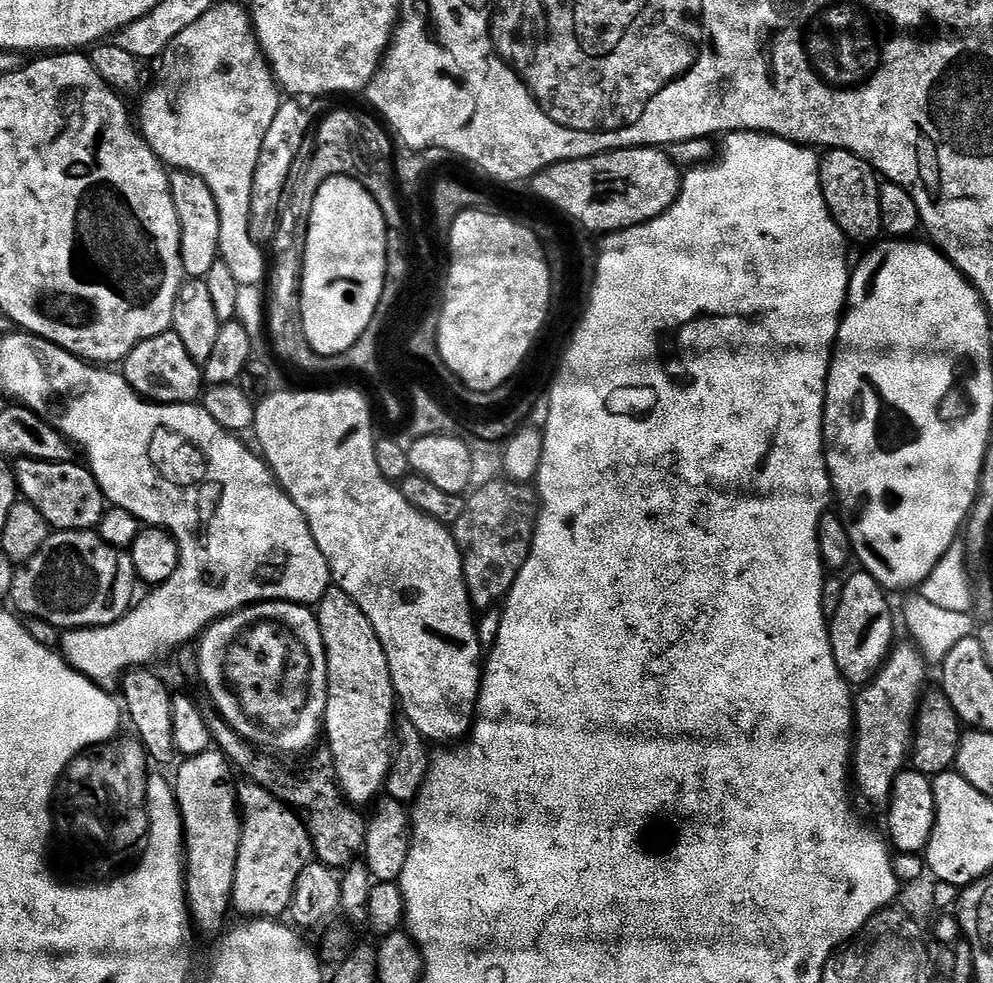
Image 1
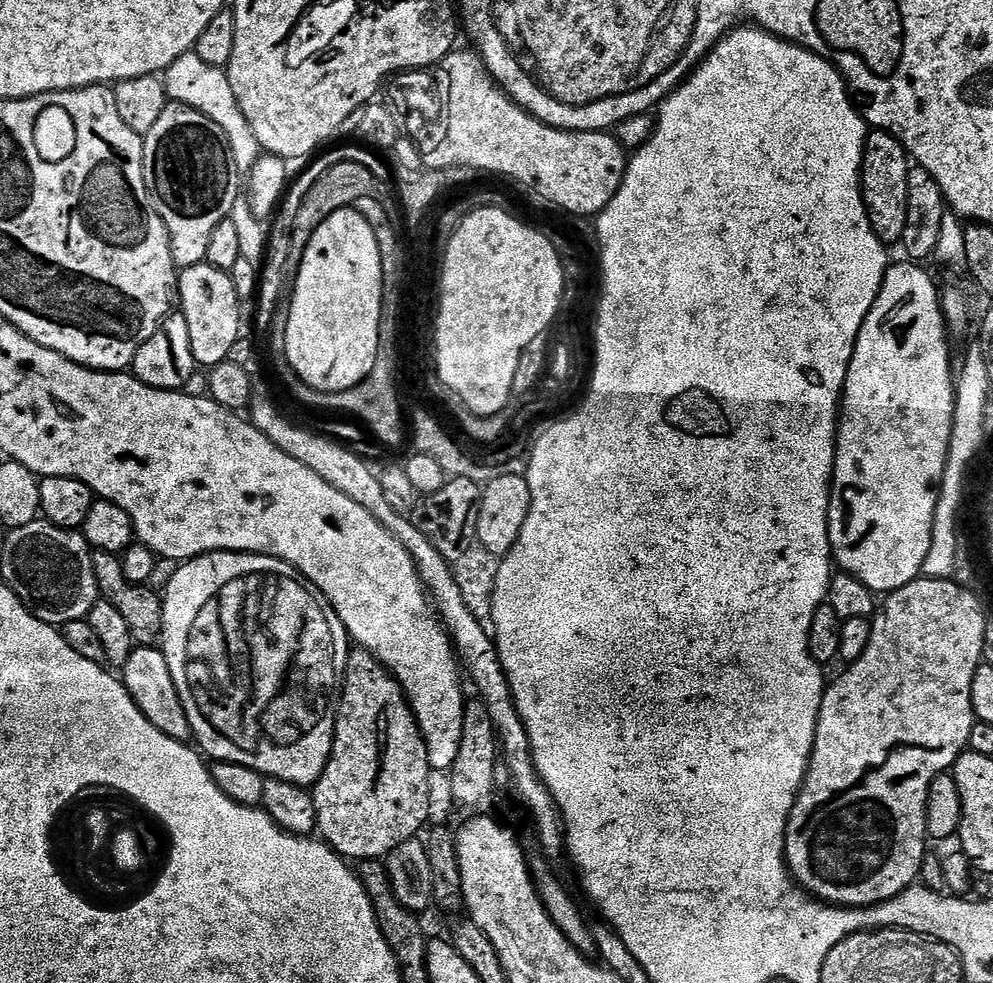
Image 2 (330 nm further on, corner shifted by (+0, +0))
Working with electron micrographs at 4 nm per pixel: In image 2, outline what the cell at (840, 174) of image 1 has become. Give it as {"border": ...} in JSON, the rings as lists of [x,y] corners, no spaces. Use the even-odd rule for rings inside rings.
{"border":[[[869,131],[864,143],[864,161],[860,167],[860,193],[874,234],[886,246],[899,245],[906,230],[906,182],[910,157],[908,151],[888,132]]]}

